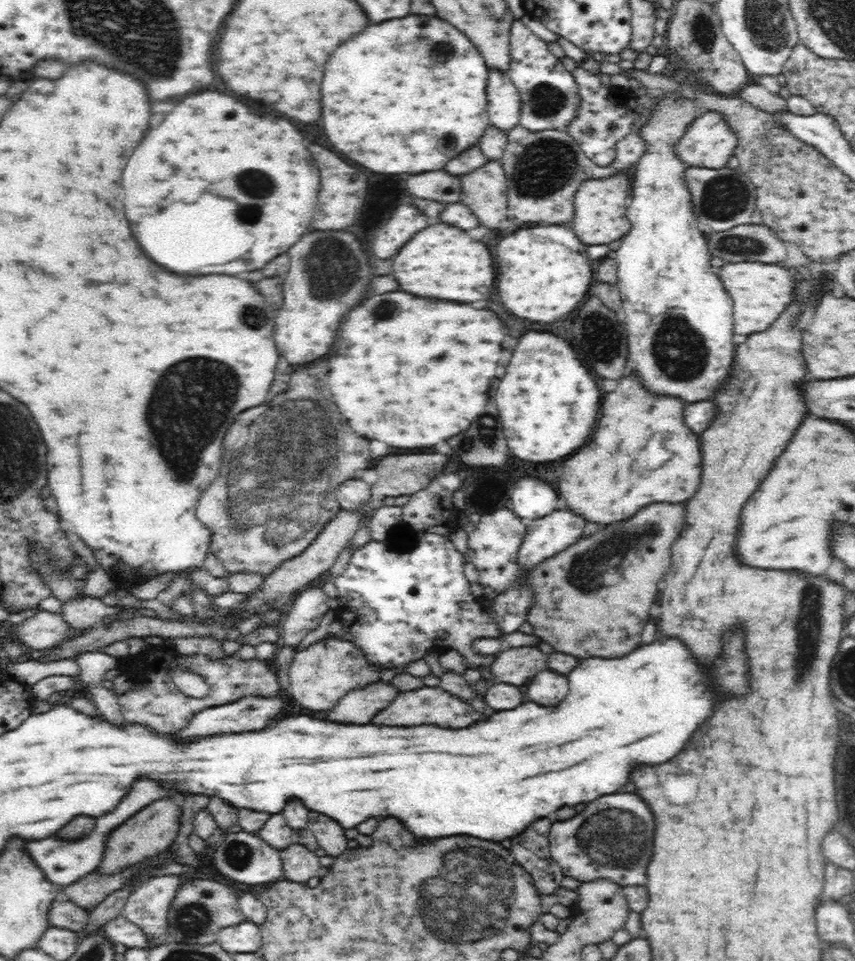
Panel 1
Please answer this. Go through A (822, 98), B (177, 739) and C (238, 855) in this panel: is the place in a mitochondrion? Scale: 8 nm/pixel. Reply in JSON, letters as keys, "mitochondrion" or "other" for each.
{"A":"other","B":"other","C":"mitochondrion"}

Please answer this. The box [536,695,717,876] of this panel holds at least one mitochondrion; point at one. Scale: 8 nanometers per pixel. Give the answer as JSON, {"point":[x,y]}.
{"point":[617,838]}

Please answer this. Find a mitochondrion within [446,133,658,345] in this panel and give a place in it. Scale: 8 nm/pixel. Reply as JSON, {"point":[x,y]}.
{"point":[544,166]}

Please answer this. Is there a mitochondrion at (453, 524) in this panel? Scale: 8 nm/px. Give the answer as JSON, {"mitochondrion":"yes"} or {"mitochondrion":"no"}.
{"mitochondrion":"no"}

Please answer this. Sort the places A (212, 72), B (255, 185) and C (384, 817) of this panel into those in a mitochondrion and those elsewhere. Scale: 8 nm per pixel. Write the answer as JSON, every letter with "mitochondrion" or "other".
{"A":"other","B":"mitochondrion","C":"other"}

